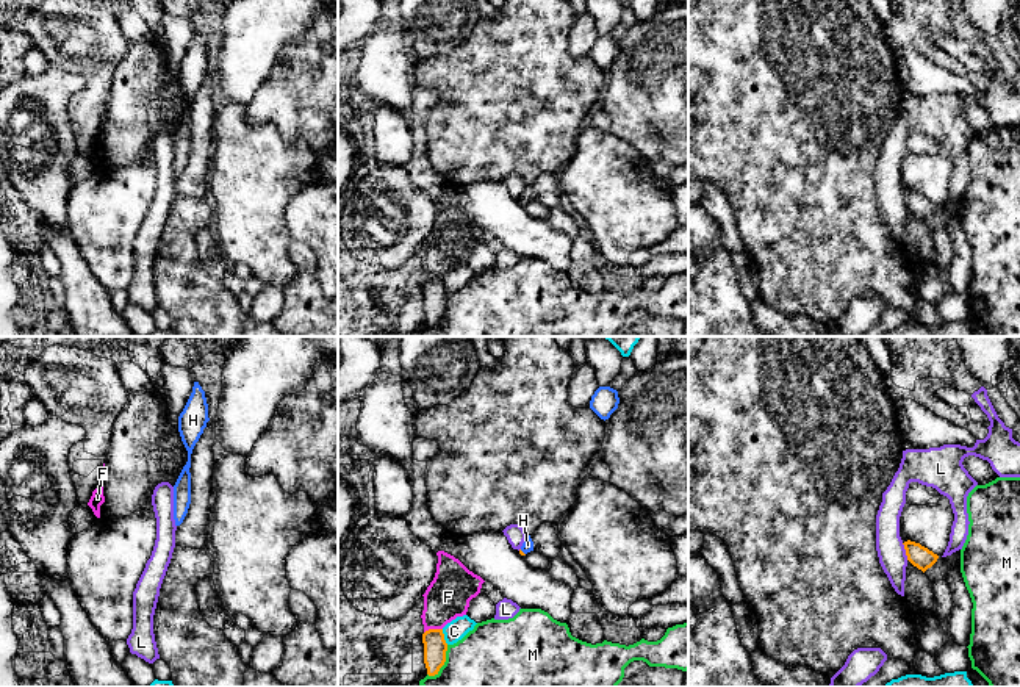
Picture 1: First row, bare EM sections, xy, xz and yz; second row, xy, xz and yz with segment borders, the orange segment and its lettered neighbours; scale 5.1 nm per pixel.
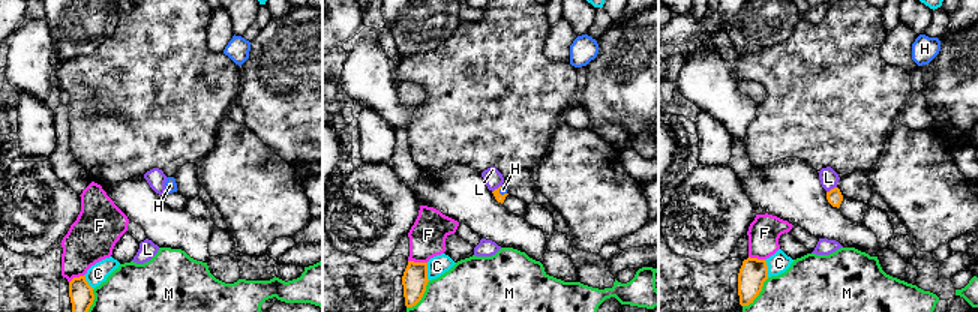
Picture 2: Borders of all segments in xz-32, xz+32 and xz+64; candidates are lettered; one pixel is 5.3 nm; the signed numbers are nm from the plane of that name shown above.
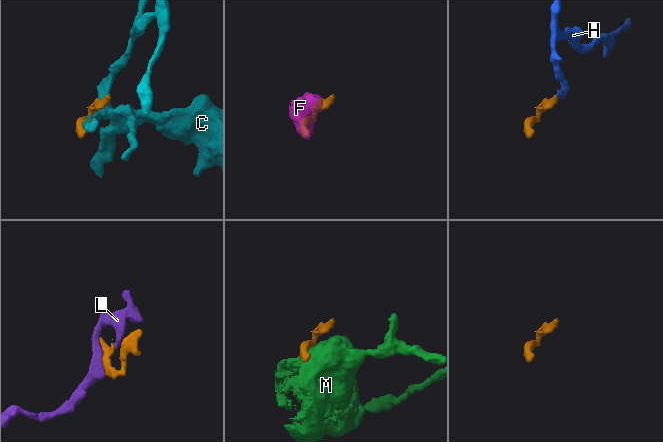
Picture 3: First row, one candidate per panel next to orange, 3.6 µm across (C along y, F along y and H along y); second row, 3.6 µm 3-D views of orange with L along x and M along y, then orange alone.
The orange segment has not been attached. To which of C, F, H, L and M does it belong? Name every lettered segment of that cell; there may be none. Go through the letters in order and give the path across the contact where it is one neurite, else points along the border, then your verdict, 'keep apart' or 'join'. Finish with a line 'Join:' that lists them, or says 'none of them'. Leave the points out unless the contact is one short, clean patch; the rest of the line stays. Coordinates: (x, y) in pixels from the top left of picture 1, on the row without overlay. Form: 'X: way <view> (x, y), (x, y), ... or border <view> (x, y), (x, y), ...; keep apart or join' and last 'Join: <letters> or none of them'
C: keep apart
F: join
H: way xz (521, 202), (523, 202), (527, 194); join
L: keep apart
M: keep apart
Join: F, H

